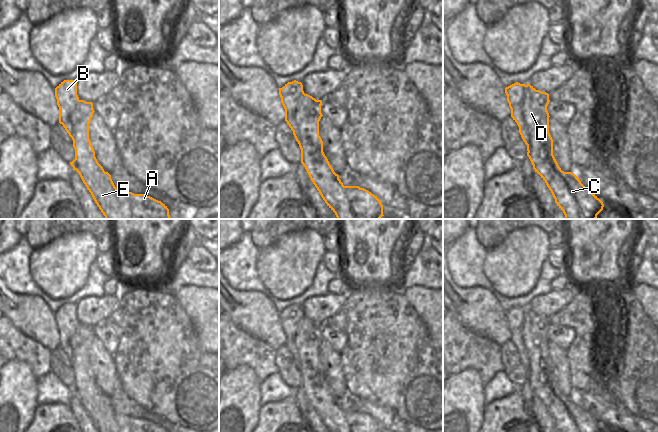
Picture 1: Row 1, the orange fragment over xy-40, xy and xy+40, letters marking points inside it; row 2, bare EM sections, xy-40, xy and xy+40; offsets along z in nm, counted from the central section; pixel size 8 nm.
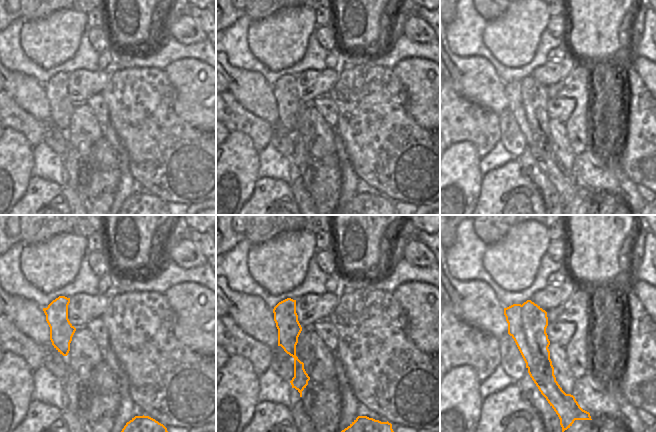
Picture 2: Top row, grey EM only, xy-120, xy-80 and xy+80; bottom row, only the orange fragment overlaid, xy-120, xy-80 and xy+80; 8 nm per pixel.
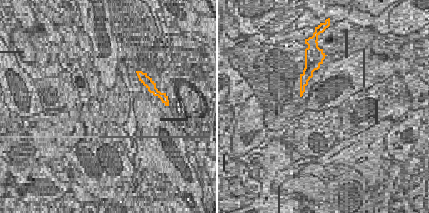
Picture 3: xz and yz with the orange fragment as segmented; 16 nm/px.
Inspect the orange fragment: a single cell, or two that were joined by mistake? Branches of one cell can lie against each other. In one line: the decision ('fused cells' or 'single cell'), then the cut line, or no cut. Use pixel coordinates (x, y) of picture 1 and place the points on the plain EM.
fused cells; cut in xy+40 along (542, 325), (535, 337), (546, 363), (545, 394), (563, 398)

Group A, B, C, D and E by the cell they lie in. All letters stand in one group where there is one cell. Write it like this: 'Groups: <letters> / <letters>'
Groups: A C D E / B.

